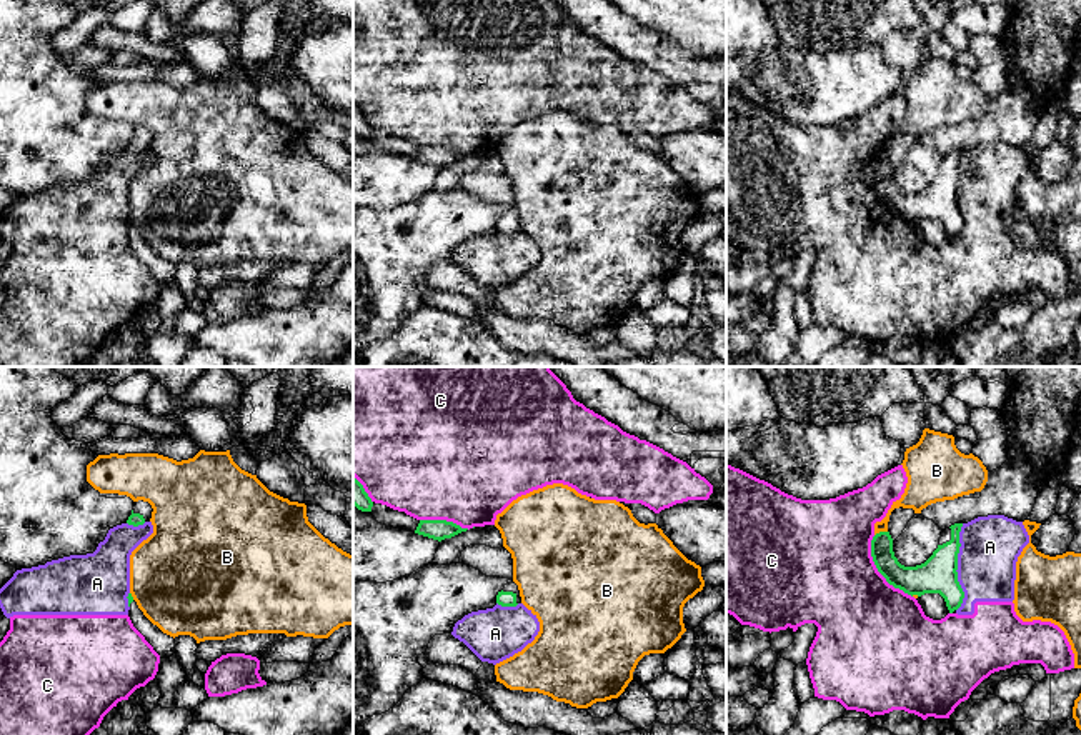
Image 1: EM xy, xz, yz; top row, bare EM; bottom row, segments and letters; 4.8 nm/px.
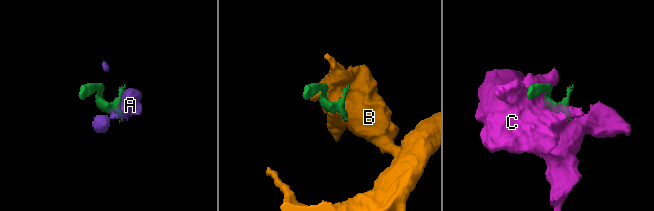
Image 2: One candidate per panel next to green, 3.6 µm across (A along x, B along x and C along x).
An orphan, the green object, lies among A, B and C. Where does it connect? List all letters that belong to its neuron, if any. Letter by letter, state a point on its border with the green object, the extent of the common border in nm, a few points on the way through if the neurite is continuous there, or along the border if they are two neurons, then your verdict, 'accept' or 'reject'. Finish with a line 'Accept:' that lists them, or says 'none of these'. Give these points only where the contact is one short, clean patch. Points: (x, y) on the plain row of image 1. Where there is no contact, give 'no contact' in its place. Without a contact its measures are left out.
A: contact yz (956, 194); length 420 nm; border yz (963, 150), (956, 197), (963, 229), (956, 237); reject
B: contact yz (880, 159); length 70 nm; reject
C: contact yz (878, 197); length 360 nm; reject
Accept: none of these

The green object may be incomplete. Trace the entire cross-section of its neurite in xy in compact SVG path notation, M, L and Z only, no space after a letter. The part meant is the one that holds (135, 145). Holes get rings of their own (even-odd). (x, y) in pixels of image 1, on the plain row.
M138 127L135 128L135 133L132 137L132 142L128 143L127 150L138 153L143 152L145 148L150 148L152 145L152 132L148 128Z

